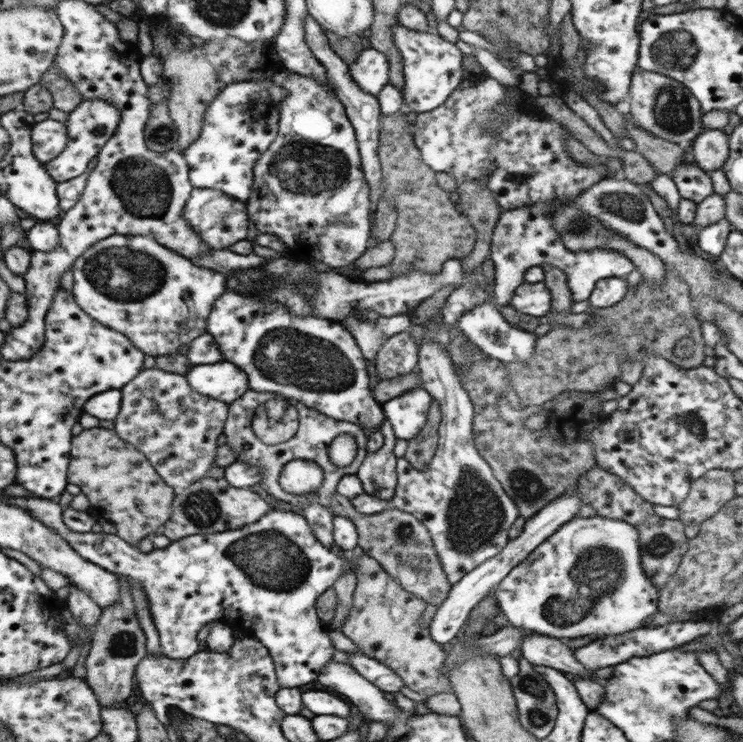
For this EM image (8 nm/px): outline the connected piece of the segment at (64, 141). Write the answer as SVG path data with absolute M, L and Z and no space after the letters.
M45 119L35 122L31 130L32 152L42 163L50 163L68 144L68 129L62 122Z

